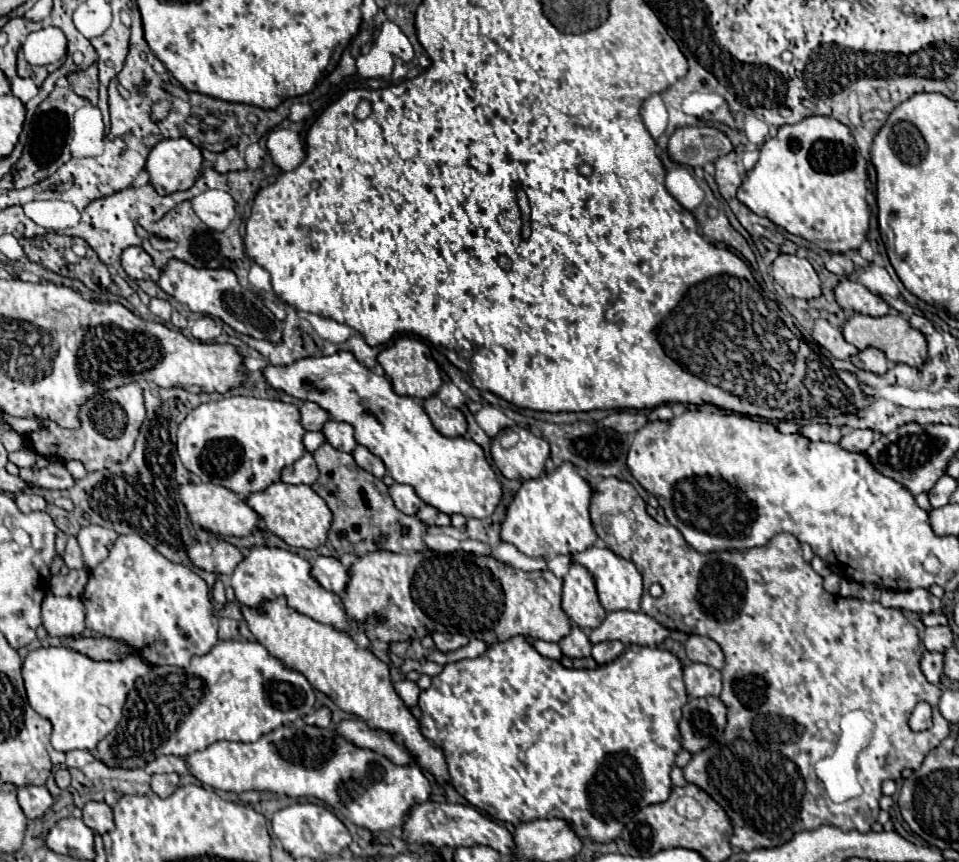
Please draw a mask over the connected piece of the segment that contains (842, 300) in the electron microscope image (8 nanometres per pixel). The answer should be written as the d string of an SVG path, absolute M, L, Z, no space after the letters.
M842 277L838 287L834 289L836 293L836 301L844 311L850 313L862 313L862 315L870 315L870 317L882 317L888 313L888 305L884 303L882 297L874 295L872 291L868 291L862 283L852 281Z

